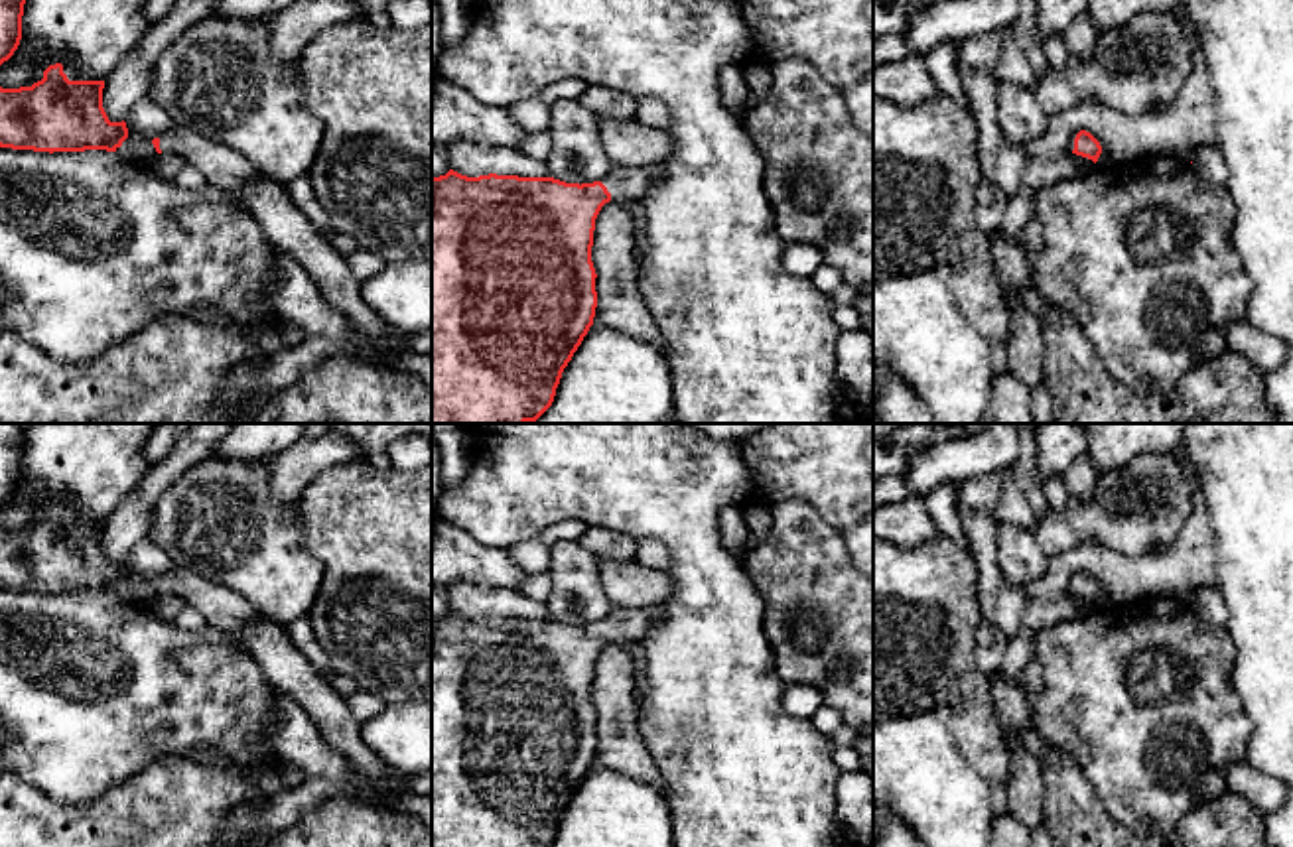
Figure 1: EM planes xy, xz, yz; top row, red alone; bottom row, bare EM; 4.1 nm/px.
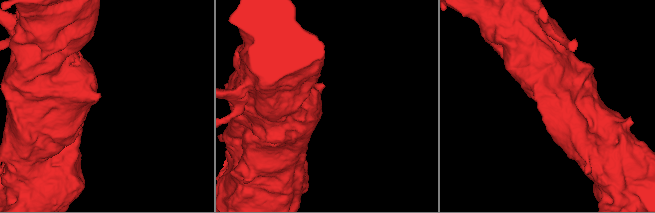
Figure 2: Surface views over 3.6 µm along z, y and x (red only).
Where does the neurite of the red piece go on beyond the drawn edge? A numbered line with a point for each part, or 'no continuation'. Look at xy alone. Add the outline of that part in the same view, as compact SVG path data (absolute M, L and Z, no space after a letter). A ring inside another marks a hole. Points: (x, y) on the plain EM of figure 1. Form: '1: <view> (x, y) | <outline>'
1: xy (221, 607) | M173 567L160 579L162 593L173 593L197 609L207 626L235 634L240 626L262 619L264 615L235 591L205 579L203 575Z

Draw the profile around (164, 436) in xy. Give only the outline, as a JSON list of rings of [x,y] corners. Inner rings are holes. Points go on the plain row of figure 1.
[[[156,424],[144,447],[148,465],[154,467],[164,461],[189,427],[193,424]]]

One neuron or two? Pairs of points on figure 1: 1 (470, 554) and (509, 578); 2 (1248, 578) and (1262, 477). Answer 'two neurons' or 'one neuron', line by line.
1: one neuron
2: one neuron

